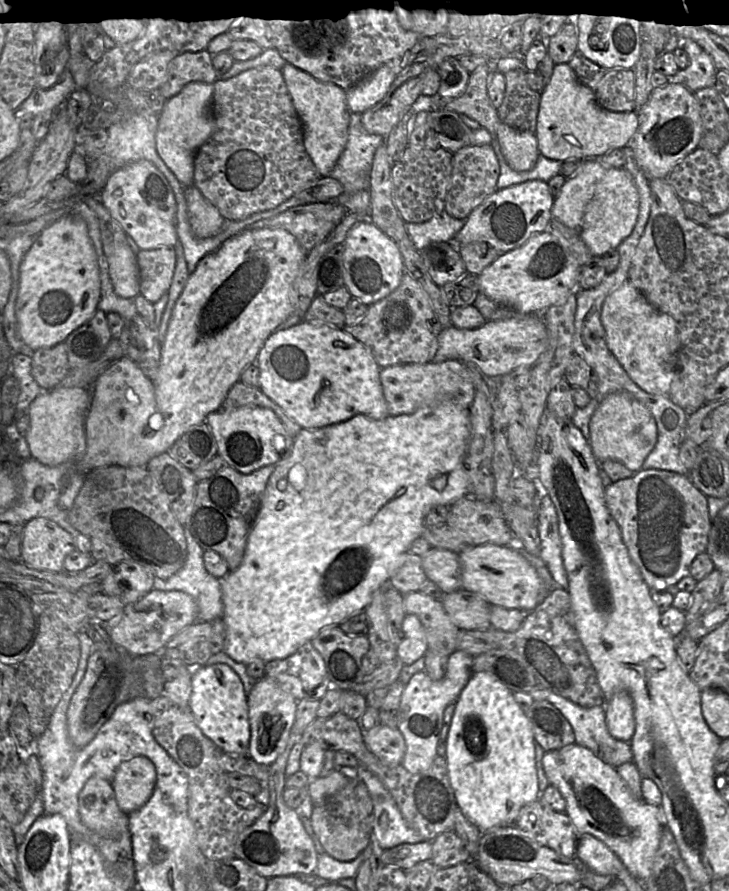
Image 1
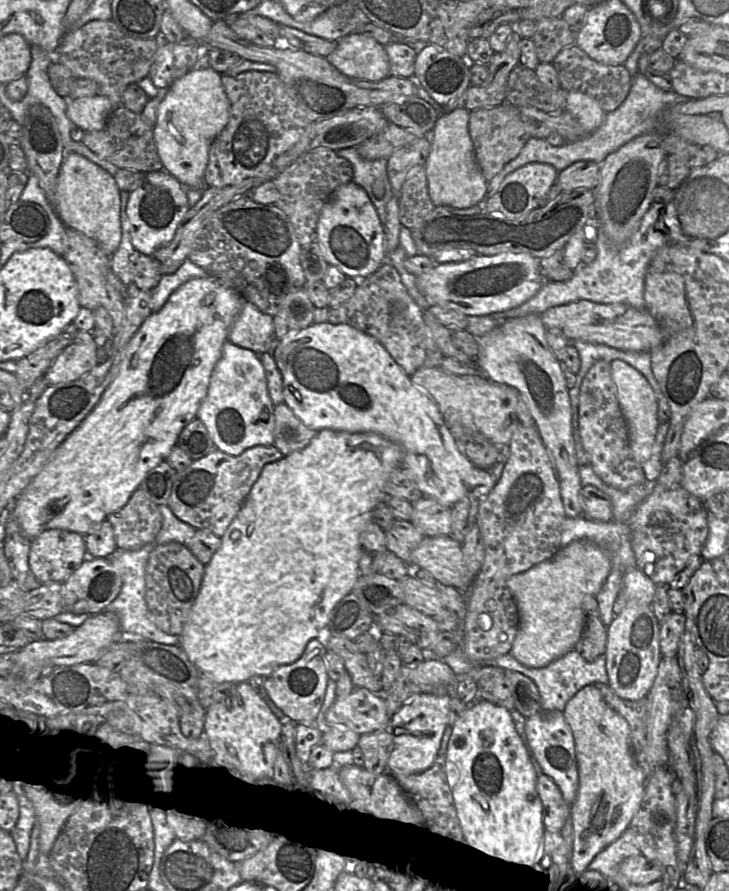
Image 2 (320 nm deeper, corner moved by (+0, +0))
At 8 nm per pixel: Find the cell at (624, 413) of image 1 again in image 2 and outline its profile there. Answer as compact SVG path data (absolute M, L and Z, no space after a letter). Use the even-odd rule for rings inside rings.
M623 360L611 361L611 375L617 388L617 397L628 426L629 443L634 459L643 464L653 450L658 425L658 403L654 391L644 375Z

